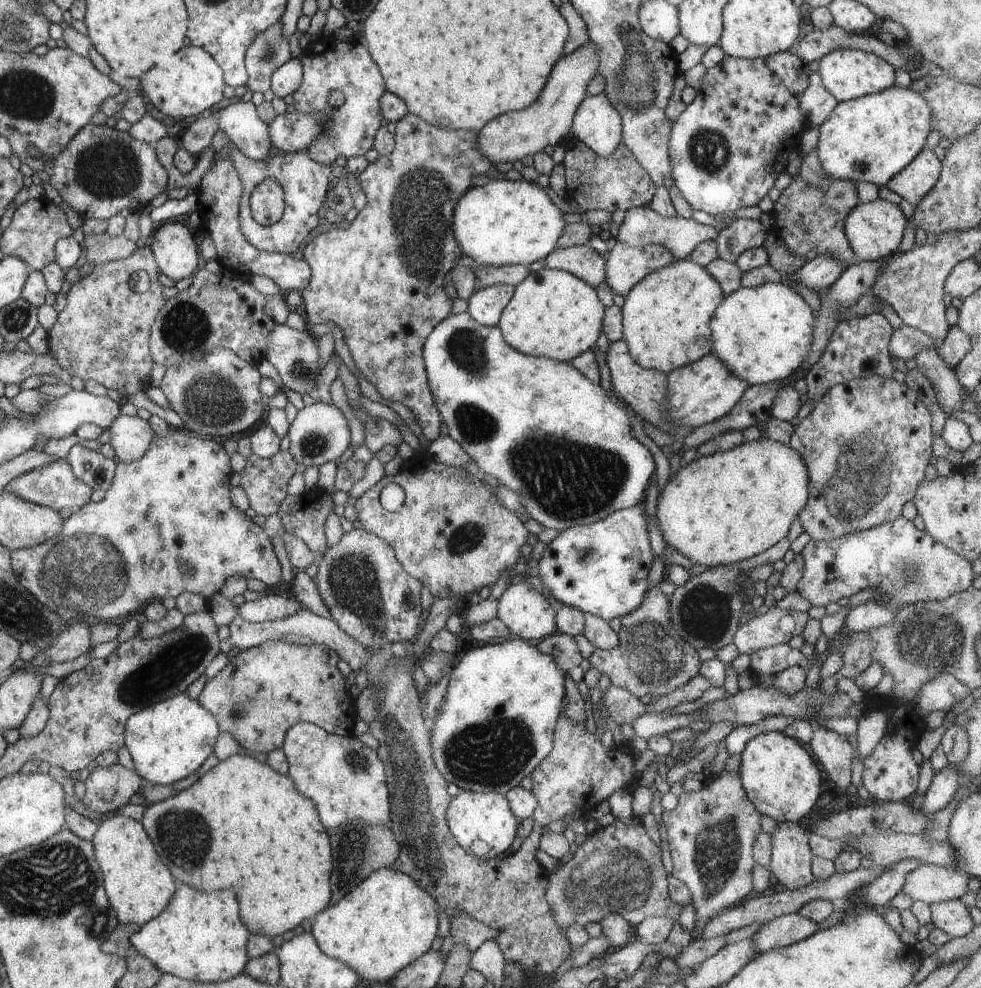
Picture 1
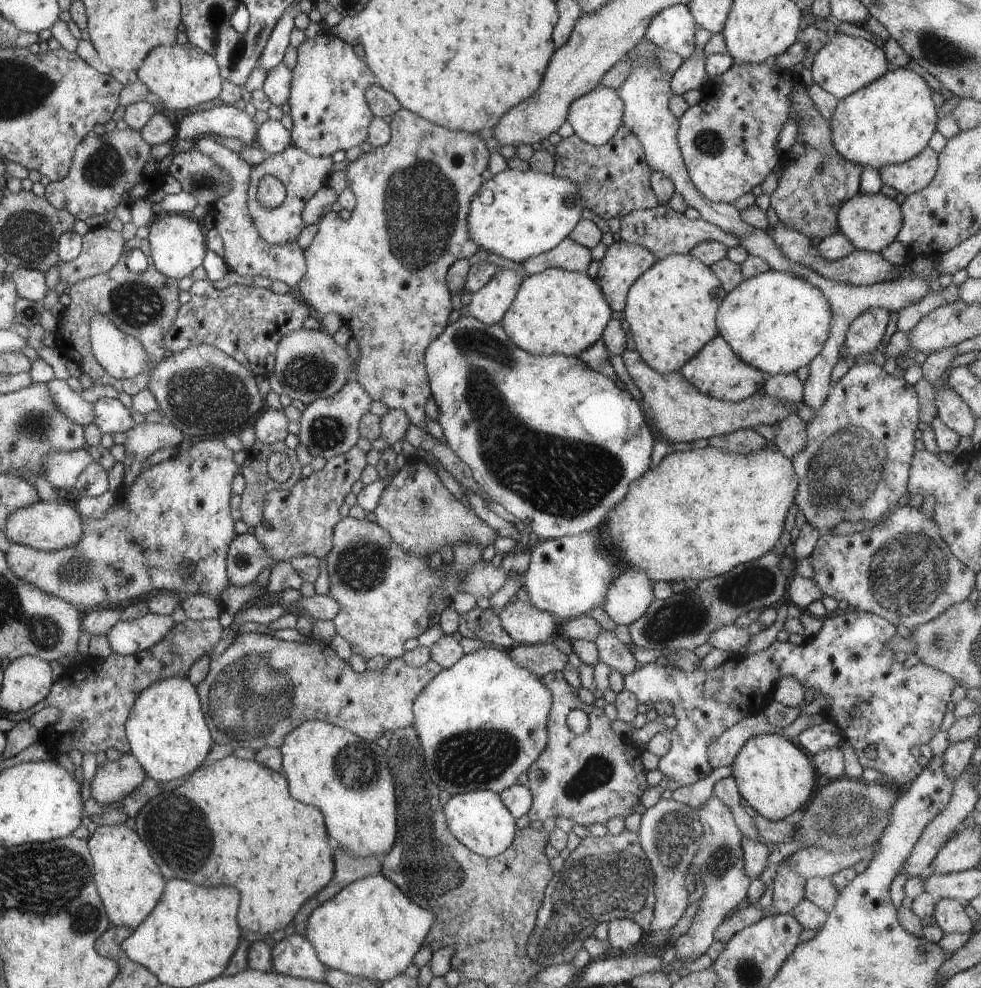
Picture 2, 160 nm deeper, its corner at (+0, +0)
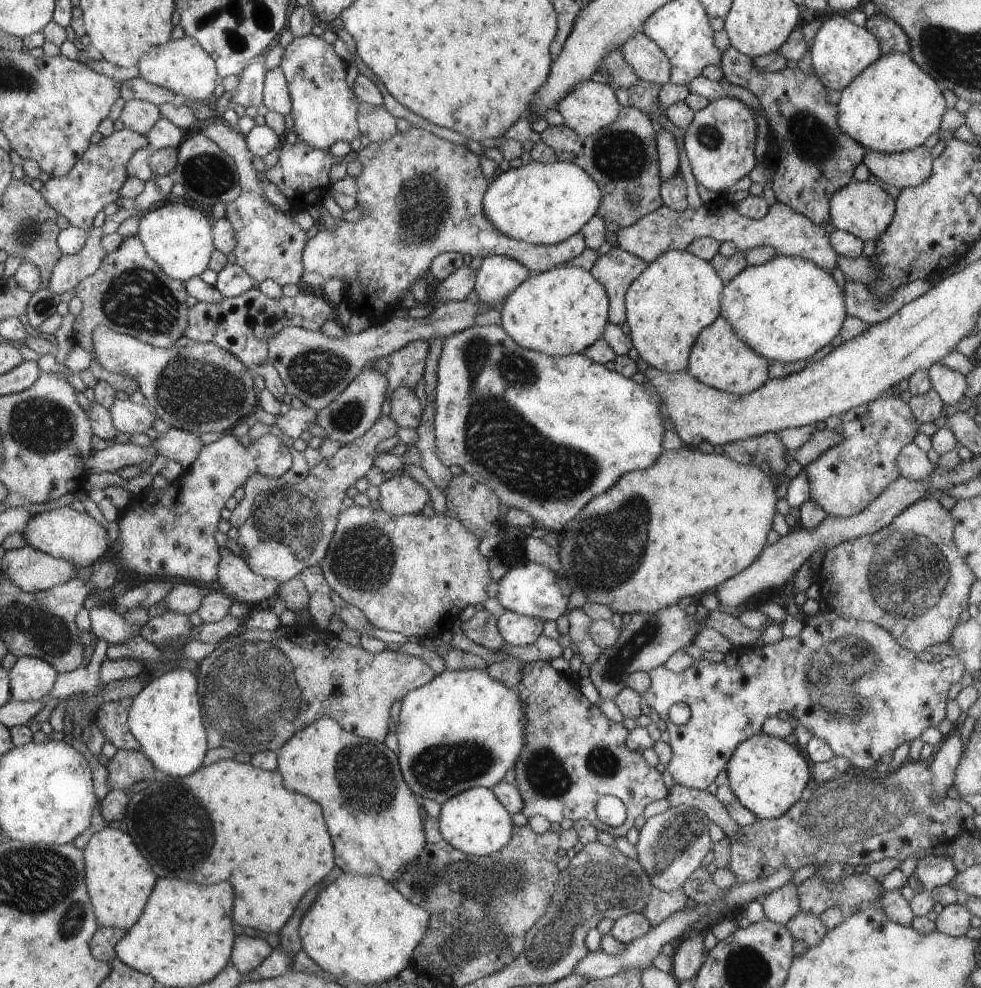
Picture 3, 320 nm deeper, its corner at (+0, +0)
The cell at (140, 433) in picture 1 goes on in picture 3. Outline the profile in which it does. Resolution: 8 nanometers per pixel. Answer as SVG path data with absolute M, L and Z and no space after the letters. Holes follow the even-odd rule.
M171 427L167 433L159 434L157 442L152 442L159 455L175 460L185 471L198 460L204 446L200 435Z

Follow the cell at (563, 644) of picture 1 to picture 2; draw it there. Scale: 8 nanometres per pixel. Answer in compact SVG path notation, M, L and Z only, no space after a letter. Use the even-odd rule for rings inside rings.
M552 640L547 643L534 645L518 645L508 650L508 654L520 662L527 665L539 674L540 677L552 672L563 672L565 666L570 664L568 654L560 652L558 646L552 644Z

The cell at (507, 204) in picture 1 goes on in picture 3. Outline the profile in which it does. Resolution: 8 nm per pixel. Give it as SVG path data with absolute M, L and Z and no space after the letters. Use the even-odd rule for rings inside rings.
M560 160L551 163L532 161L530 164L515 169L505 167L502 174L493 178L492 184L483 198L487 217L499 231L513 239L538 246L560 244L564 240L570 239L572 235L580 233L582 228L598 214L602 204L603 191L596 181L592 180L592 177L588 176L580 165Z

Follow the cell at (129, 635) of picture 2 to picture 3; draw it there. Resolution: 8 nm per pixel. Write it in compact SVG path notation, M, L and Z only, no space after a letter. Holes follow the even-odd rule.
M92 607L89 610L91 630L97 638L103 638L108 644L120 644L126 638L139 634L143 626L131 626L108 607Z

